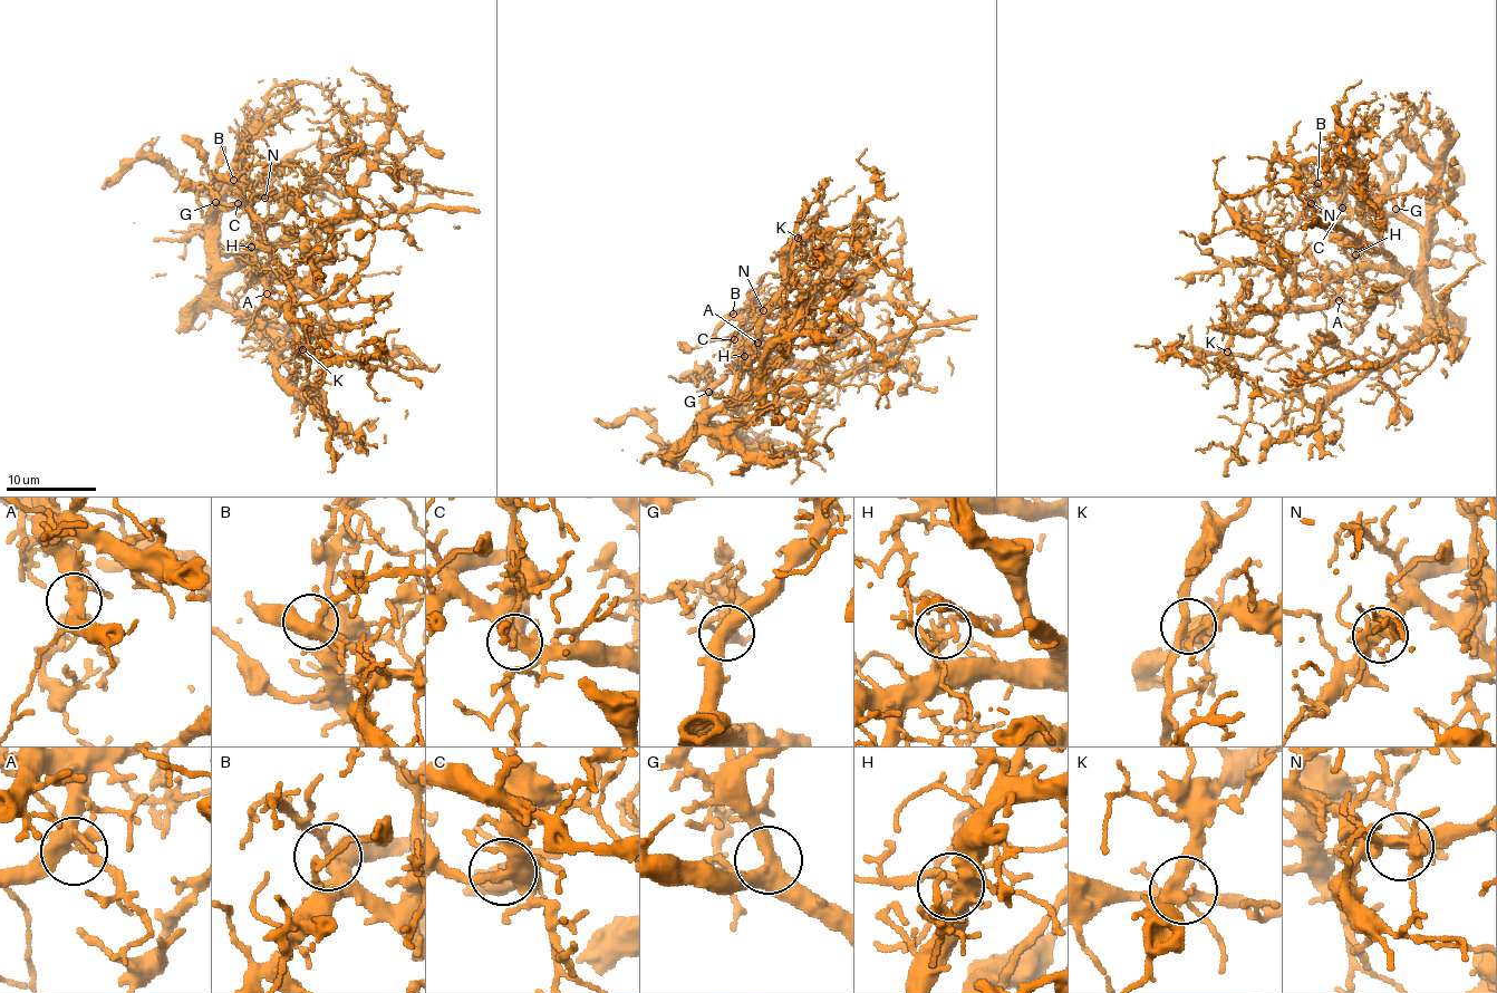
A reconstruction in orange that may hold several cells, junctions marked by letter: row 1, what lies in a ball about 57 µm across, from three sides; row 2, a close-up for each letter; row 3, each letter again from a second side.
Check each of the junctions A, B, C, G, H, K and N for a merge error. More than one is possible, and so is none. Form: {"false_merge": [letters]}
{"false_merge": []}

